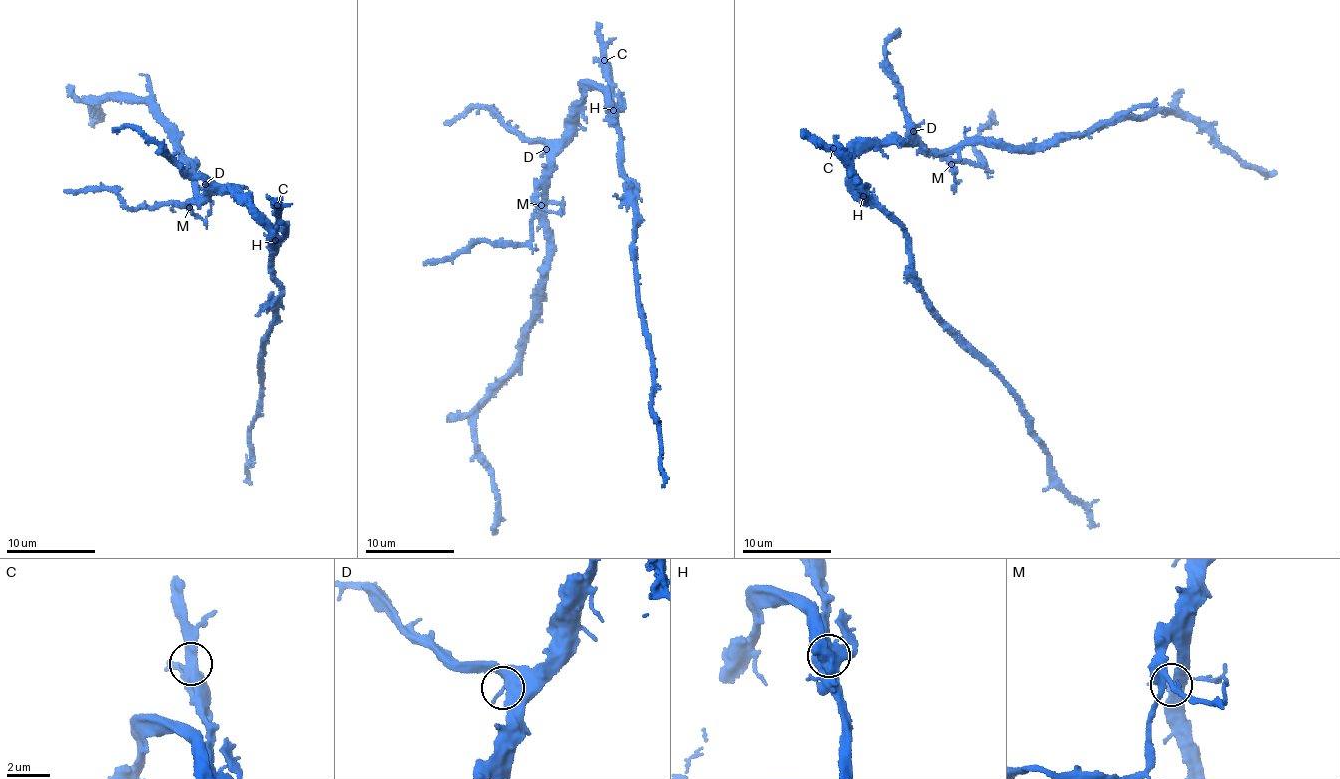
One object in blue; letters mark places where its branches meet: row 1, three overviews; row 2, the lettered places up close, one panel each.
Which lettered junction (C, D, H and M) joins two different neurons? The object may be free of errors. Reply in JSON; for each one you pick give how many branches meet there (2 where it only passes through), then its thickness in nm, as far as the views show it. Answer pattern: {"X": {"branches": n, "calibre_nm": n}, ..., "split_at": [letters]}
{"H": {"branches": 4, "calibre_nm": 700}, "split_at": ["H"]}

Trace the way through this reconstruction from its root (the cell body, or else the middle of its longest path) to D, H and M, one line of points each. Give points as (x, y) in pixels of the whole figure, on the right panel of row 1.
D: (856, 153), (902, 140), (913, 131)
H: (856, 153), (851, 163), (852, 177), (864, 195)
M: (856, 153), (905, 139), (951, 164)

